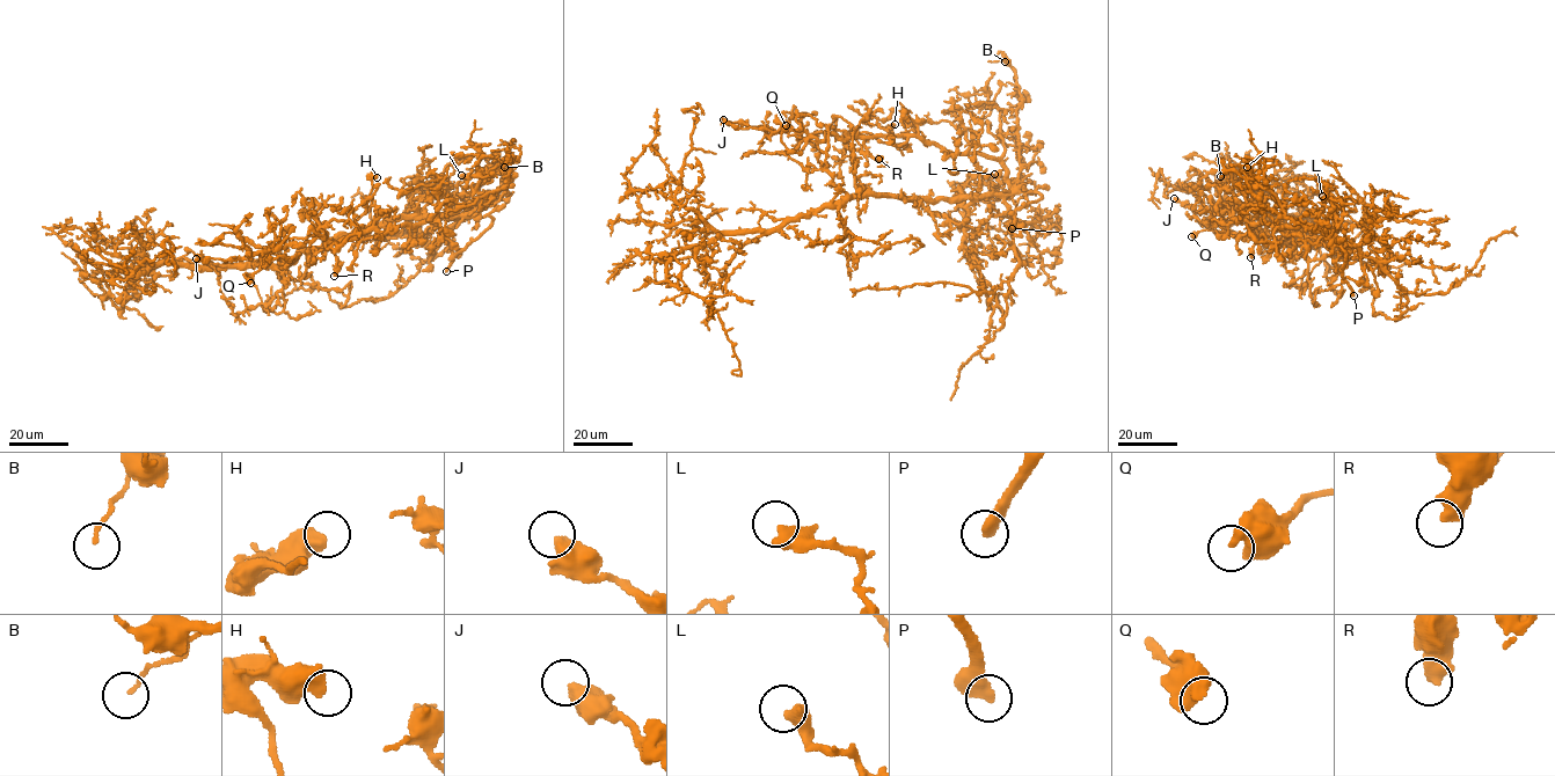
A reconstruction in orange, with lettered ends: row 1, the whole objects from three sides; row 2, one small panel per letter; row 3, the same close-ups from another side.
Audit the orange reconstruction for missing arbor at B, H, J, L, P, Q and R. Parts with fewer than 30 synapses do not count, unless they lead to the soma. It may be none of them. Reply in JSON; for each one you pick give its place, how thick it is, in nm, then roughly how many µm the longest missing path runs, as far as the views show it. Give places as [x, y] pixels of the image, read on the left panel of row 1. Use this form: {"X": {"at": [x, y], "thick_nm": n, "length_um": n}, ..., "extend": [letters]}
{"P": {"at": [446, 271], "thick_nm": 440, "length_um": 80}, "extend": ["P"]}

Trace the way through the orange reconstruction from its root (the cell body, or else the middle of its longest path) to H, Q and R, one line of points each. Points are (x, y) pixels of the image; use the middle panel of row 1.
H: (883, 195), (849, 196), (825, 169), (805, 169), (779, 153), (830, 126), (893, 143), (888, 126), (895, 124)
Q: (883, 195), (849, 196), (825, 169), (779, 153), (807, 143), (790, 151), (786, 125)
R: (883, 195), (849, 196), (825, 169), (805, 169), (779, 153), (836, 133), (862, 138), (878, 159)

